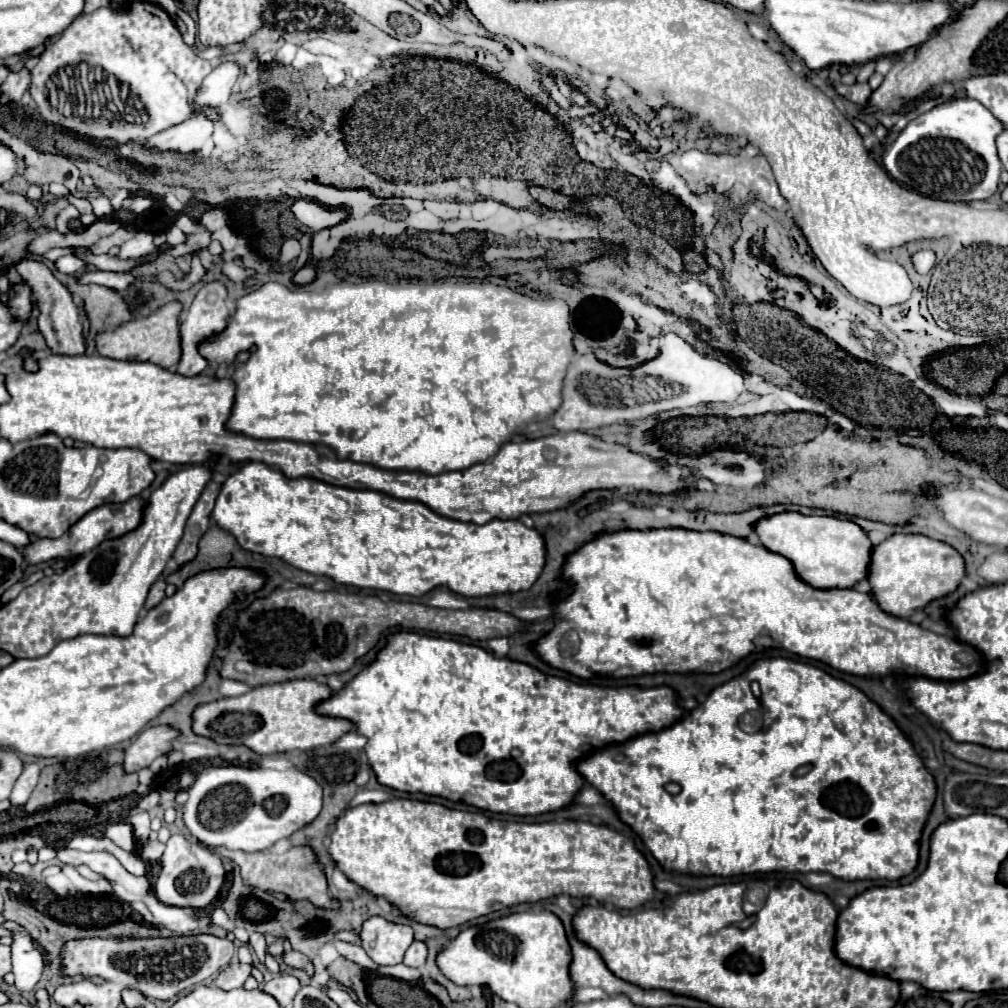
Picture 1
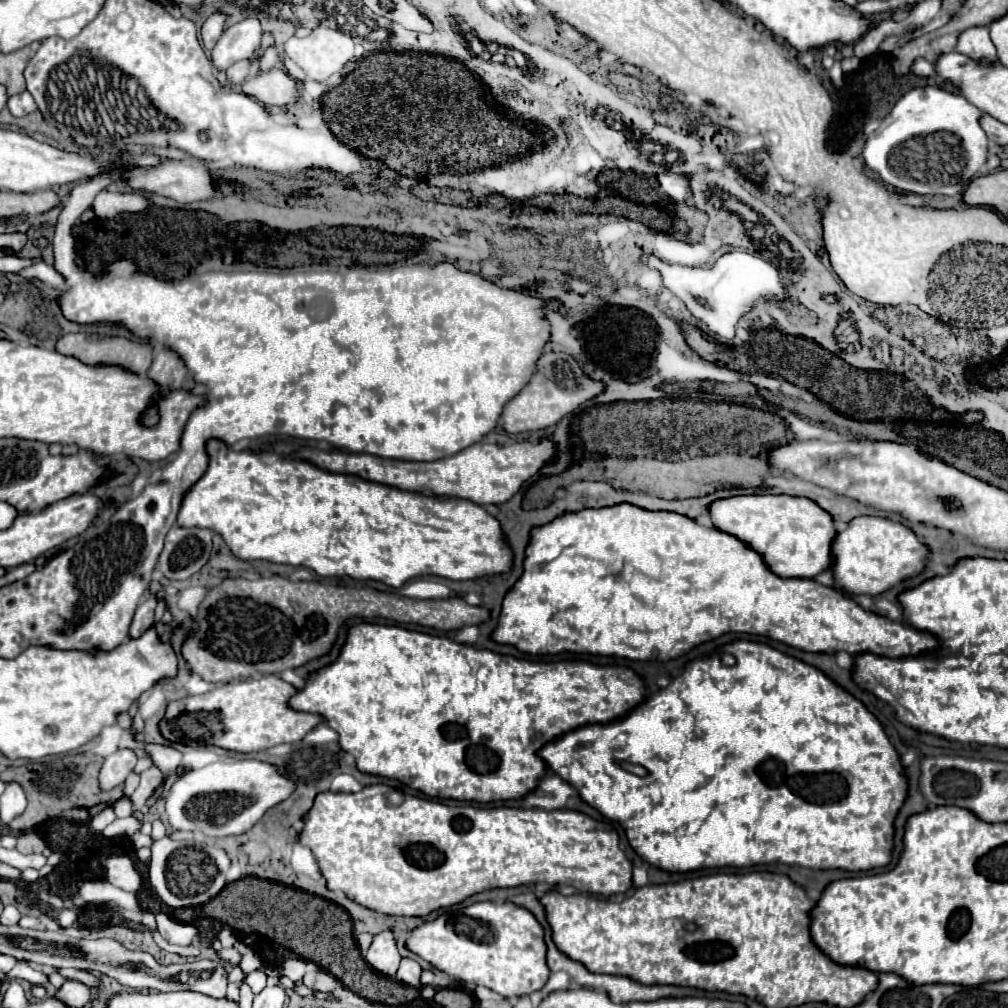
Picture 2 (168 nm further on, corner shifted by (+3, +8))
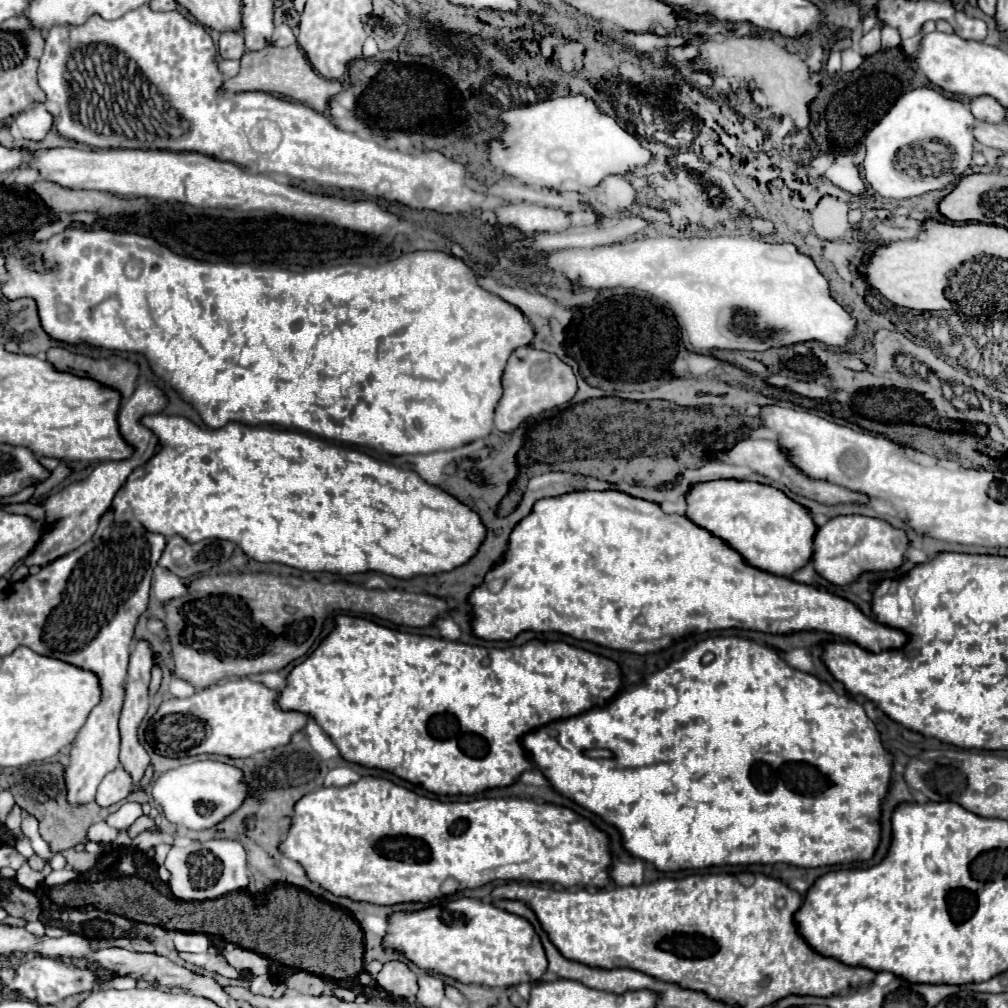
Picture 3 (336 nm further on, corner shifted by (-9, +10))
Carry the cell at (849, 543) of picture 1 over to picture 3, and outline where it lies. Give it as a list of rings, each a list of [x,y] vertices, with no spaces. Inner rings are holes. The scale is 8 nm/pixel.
[[[738,480],[702,482],[690,488],[686,504],[686,516],[694,524],[728,542],[750,566],[776,576],[792,576],[812,562],[812,536],[816,536],[818,524],[806,506],[794,502],[778,488]]]

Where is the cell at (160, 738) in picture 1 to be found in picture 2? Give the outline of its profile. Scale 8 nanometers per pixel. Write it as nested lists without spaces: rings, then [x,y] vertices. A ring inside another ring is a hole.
[[[118,750],[114,754],[110,754],[108,758],[104,758],[104,764],[100,768],[98,774],[98,786],[102,792],[112,790],[114,786],[122,784],[126,780],[126,776],[134,770],[136,766],[136,756],[132,750]]]

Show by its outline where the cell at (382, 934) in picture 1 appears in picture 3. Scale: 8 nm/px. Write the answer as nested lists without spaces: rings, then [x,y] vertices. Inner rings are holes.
[[[390,960],[382,966],[382,970],[376,976],[376,982],[390,992],[392,996],[402,996],[402,998],[414,998],[418,992],[416,984],[416,974],[408,968],[404,960]]]

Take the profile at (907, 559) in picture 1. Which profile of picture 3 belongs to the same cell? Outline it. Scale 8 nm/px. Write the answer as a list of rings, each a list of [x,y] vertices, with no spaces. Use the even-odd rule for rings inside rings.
[[[863,515],[838,516],[818,528],[816,552],[812,564],[818,574],[836,586],[852,584],[864,572],[892,572],[906,560],[910,540],[904,530],[890,526],[886,520]]]

